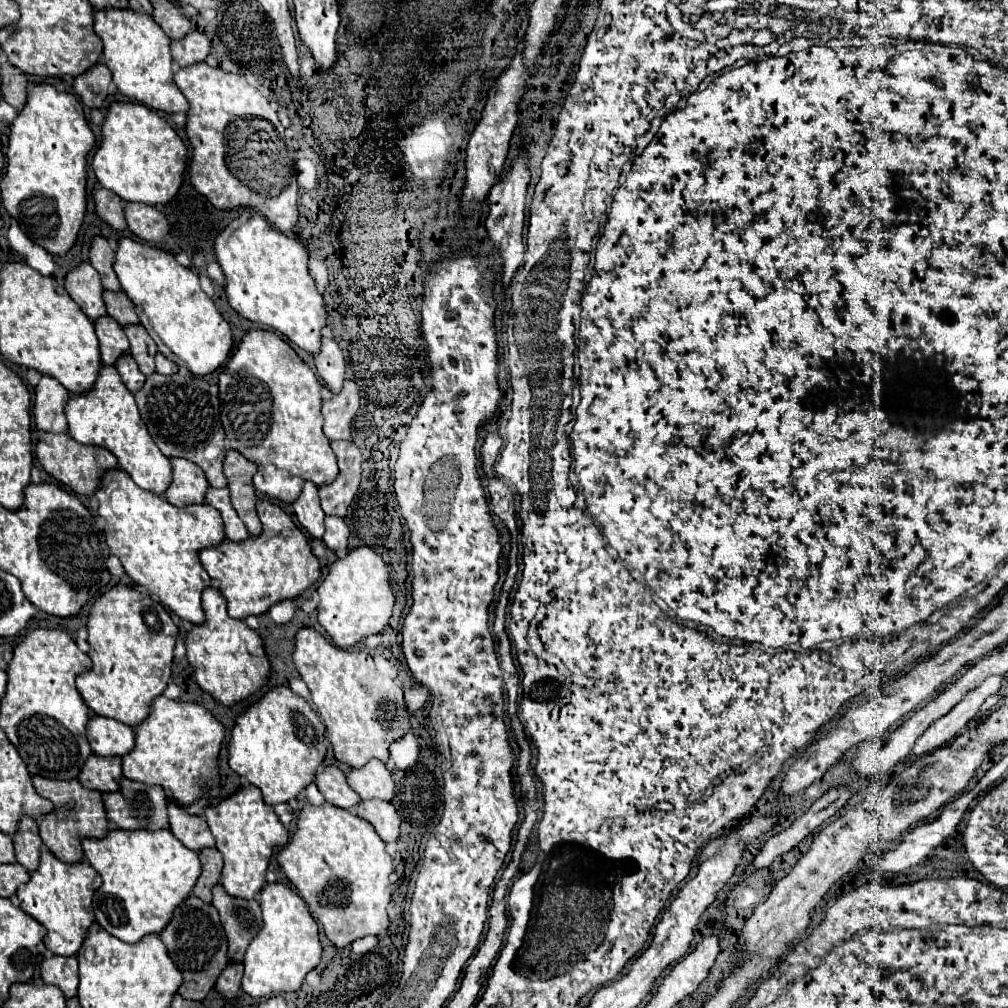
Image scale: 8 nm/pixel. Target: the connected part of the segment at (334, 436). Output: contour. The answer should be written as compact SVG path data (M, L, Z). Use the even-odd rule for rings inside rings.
M345 380L339 394L323 402L325 426L329 440L347 440L351 436L351 420L359 410L359 386L355 380Z

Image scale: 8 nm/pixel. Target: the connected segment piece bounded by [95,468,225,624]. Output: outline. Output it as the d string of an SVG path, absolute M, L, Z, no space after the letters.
M121 468L107 470L99 478L99 488L95 490L95 496L99 498L97 514L105 518L107 546L109 546L111 554L115 554L121 560L129 578L133 582L137 582L139 586L143 586L147 592L157 594L159 600L165 606L169 606L183 620L187 620L191 624L201 624L205 620L205 614L201 610L201 590L207 588L211 578L205 574L205 568L199 562L197 550L215 546L221 540L225 540L223 520L219 518L219 512L209 504L189 504L183 508L171 506L163 496L135 486L131 476Z

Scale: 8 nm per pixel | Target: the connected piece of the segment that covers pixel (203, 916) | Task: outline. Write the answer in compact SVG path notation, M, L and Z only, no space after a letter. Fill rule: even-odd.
M191 894L175 908L171 922L163 928L159 936L169 952L169 958L183 974L183 984L179 986L179 994L189 1000L203 1000L207 992L213 988L219 972L229 964L227 938L219 922L217 910Z

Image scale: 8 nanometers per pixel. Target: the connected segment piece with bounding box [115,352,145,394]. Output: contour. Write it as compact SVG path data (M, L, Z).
M129 352L121 354L121 358L115 362L115 368L117 372L121 374L121 380L125 382L125 386L135 394L139 388L143 388L143 382L145 382L145 376L139 372L137 368L137 362L133 360L133 356Z

